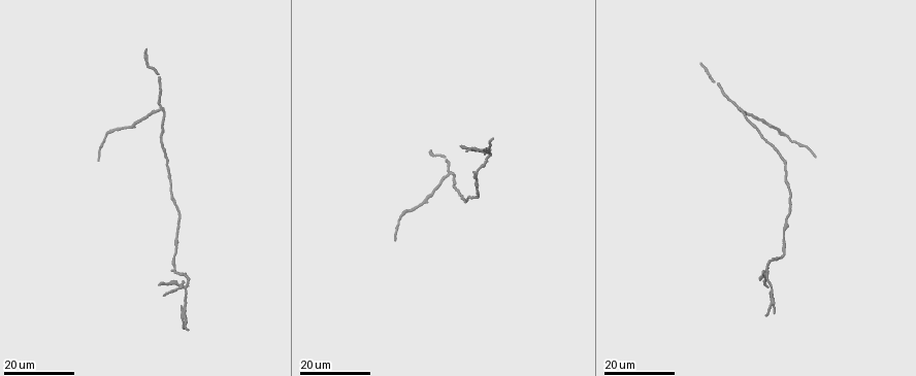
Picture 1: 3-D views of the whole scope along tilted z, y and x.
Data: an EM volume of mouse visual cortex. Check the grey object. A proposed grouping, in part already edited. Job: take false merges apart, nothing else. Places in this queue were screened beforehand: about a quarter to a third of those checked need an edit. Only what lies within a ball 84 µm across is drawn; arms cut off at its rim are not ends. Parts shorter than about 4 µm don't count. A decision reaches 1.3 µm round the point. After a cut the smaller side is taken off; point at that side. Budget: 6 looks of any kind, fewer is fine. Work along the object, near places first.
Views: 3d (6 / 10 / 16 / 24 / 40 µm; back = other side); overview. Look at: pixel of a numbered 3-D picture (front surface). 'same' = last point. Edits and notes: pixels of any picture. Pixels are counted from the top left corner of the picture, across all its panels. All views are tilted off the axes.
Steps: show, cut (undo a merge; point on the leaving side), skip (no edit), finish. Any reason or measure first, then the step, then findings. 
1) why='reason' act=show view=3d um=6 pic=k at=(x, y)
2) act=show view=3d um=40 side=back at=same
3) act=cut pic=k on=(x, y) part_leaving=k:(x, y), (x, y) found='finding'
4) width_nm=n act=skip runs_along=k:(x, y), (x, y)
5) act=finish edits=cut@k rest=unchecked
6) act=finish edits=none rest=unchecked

why='branch point' act=show view=3d um=24 pic=1 at=(159, 107)

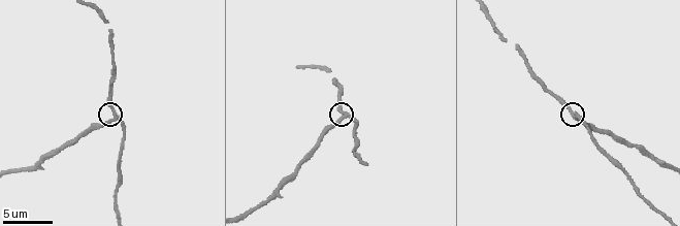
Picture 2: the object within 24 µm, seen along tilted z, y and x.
act=show view=3d um=10 pic=2 at=(115, 116)

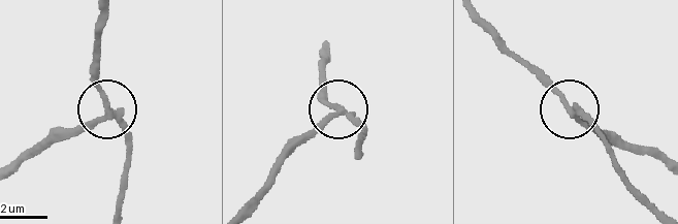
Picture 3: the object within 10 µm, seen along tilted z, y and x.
width_nm=230 act=cut pic=3 on=(84, 128) part_leaving=3:(105, 114), (59, 134), (11, 169) found='a second cell is stuck on'

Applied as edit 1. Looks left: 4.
why='three arms meet' act=show view=3d um=16 pic=1 at=(767, 274)

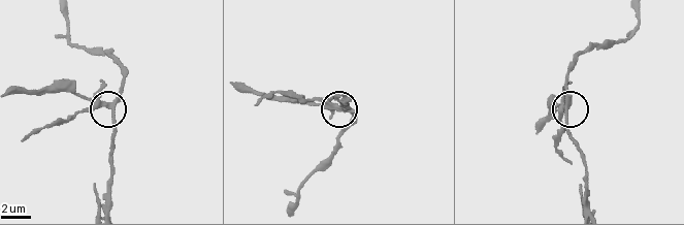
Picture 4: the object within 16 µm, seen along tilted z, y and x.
act=show view=3d um=10 pic=4 at=(107, 108)

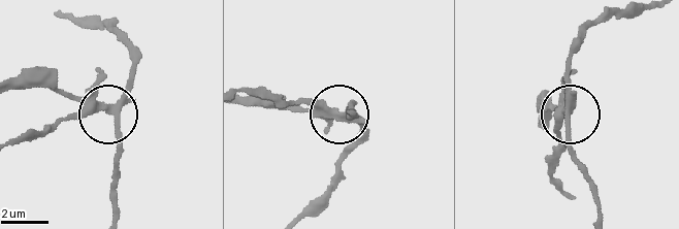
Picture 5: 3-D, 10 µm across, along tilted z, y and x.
why='other side' act=show view=3d um=10 side=back pic=5 at=(569, 110)

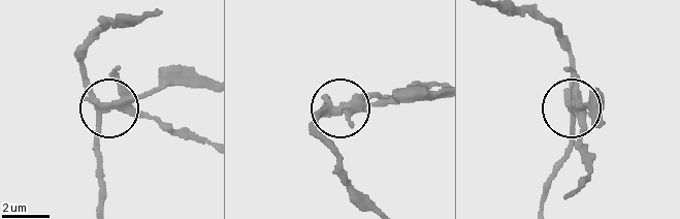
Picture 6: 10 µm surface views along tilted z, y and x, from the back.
side_arm_um=8 act=cut pic=6 on=(127, 111) part_leaving=6:(98, 102), (126, 101), (166, 86), (207, 84) found='a second cell is stuck on'

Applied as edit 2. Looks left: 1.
act=finish edits=cut@3,cut@6 rest=unchecked

